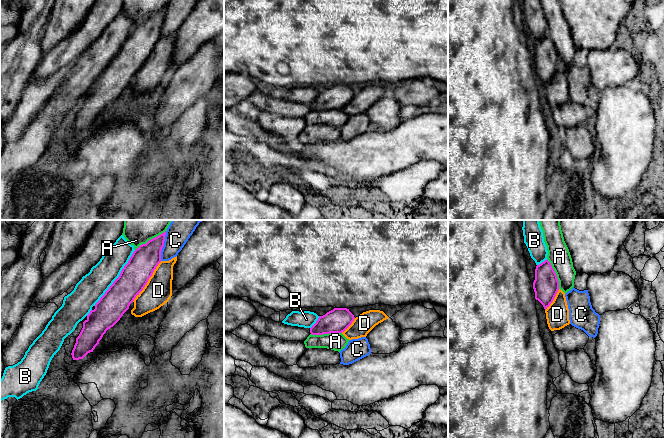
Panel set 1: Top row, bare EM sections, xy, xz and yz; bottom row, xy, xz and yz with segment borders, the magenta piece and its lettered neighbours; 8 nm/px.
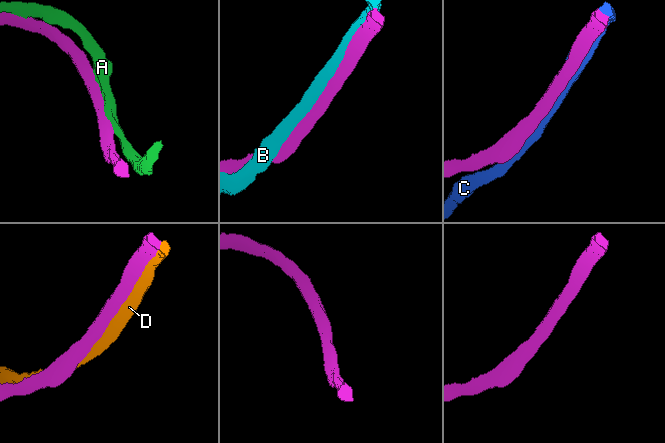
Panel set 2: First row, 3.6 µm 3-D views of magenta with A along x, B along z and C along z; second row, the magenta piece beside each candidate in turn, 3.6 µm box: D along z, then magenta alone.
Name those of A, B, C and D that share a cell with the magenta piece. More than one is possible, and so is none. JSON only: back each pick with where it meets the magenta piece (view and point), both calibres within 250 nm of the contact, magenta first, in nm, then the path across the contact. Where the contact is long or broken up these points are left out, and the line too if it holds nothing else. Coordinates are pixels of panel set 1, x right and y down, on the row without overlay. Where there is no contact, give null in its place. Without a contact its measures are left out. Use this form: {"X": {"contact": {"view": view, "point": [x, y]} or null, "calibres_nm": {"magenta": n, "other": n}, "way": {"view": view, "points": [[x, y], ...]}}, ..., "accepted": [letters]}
{"accepted": []}

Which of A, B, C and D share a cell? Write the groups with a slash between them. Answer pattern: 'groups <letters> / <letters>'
groups A / B / C / D

